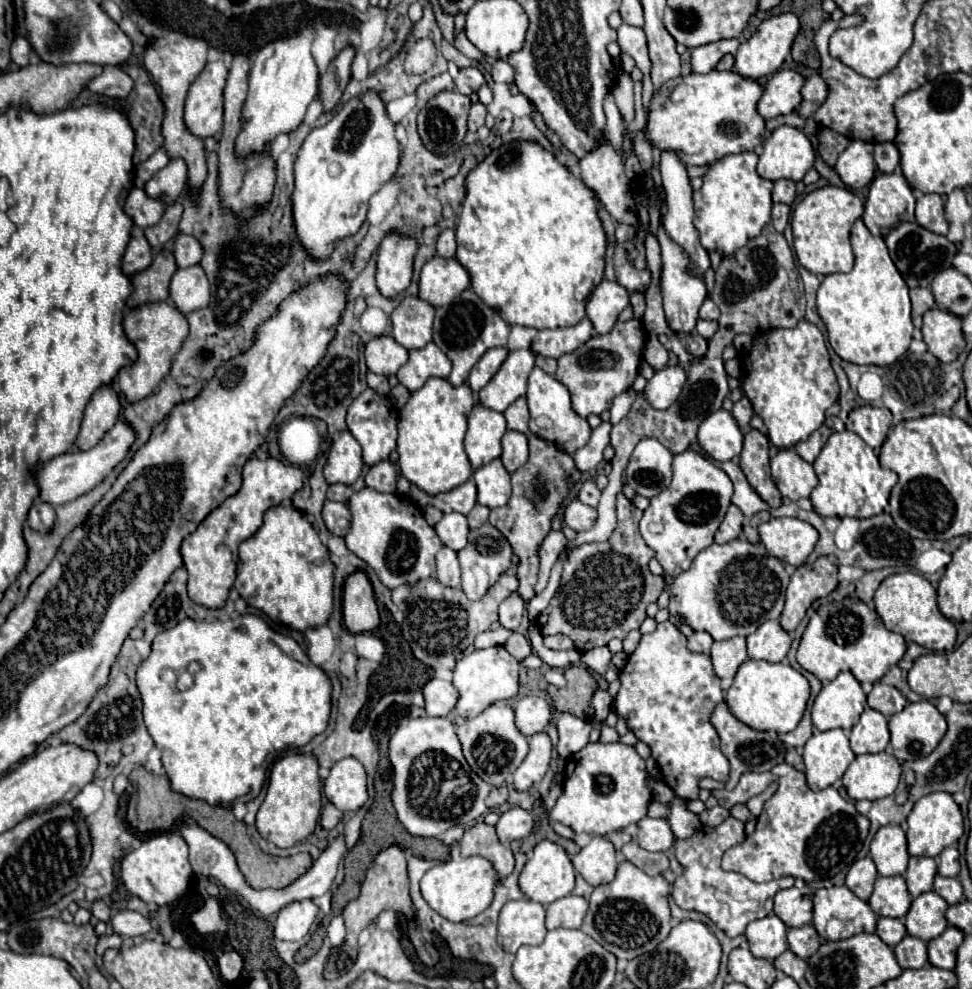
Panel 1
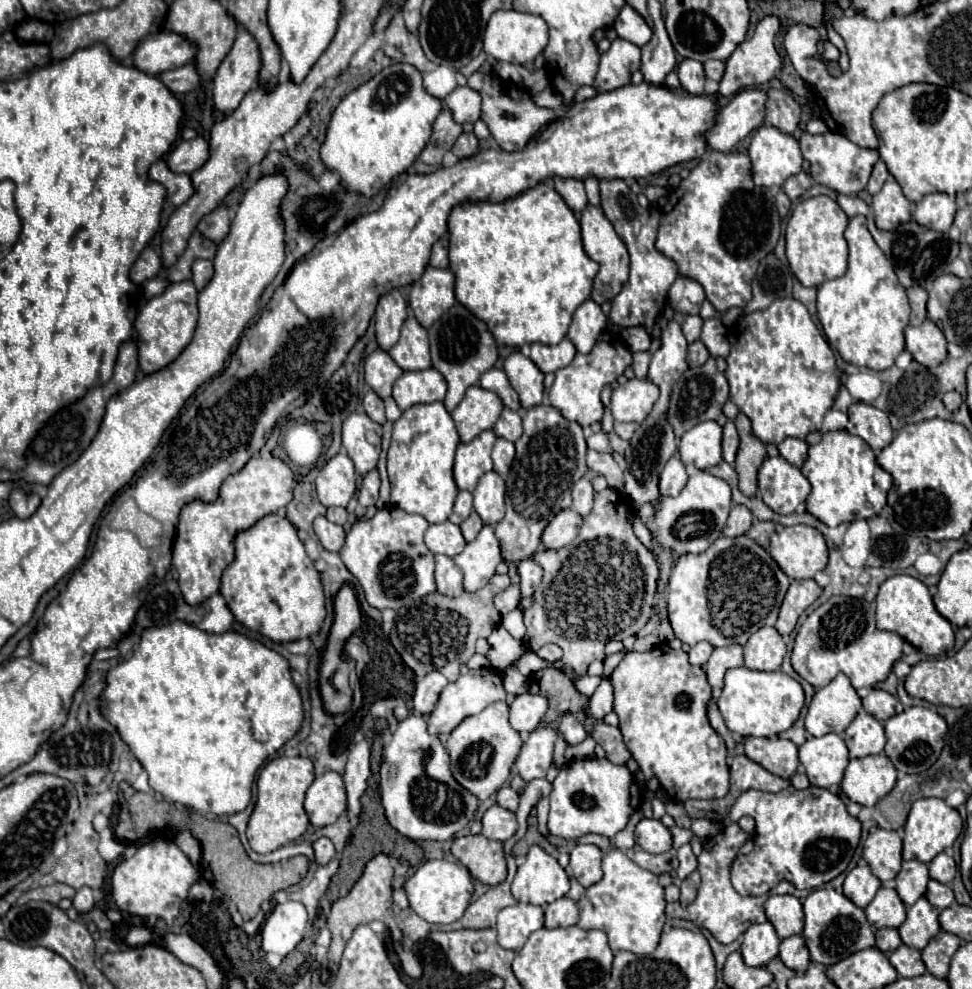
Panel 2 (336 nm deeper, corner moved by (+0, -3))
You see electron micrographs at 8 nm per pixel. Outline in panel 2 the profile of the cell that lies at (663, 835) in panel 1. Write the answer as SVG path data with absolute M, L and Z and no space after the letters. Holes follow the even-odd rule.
M641 819L635 827L635 841L647 853L665 853L673 843L669 829L657 819Z

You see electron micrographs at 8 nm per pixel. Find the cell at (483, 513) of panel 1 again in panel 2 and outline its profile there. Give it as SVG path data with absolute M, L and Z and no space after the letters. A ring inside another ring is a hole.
M471 513L461 525L461 533L463 533L463 537L465 537L465 541L473 541L475 537L477 537L477 533L481 531L481 527L483 527L483 521L479 519L479 515L475 515L475 513Z

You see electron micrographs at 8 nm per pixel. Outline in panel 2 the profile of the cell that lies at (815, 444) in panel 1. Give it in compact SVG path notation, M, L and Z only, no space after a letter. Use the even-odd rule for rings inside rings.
M785 439L783 443L777 445L781 457L785 457L791 465L795 467L801 467L807 459L807 449L809 445L803 441L803 439Z

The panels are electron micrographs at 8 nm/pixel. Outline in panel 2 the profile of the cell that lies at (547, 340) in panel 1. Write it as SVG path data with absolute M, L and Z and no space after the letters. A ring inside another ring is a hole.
M565 337L561 343L557 345L541 345L541 343L533 343L531 345L531 361L543 371L543 373L555 373L557 369L567 367L573 357L575 357L575 347L573 343Z

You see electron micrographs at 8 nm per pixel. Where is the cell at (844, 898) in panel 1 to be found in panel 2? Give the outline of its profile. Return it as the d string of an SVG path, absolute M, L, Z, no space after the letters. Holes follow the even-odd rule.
M817 889L803 901L803 913L805 913L805 927L803 927L803 939L807 943L809 955L813 961L823 965L835 965L849 955L873 947L875 935L871 925L865 919L865 911L851 903L843 893L837 893L835 889Z

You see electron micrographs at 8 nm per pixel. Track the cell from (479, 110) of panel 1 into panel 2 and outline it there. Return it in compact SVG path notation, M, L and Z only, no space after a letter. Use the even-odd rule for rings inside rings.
M463 133L463 135L459 135L459 139L455 141L455 145L453 145L451 151L455 153L457 159L465 159L465 157L475 155L477 149L479 149L477 137L473 133Z

